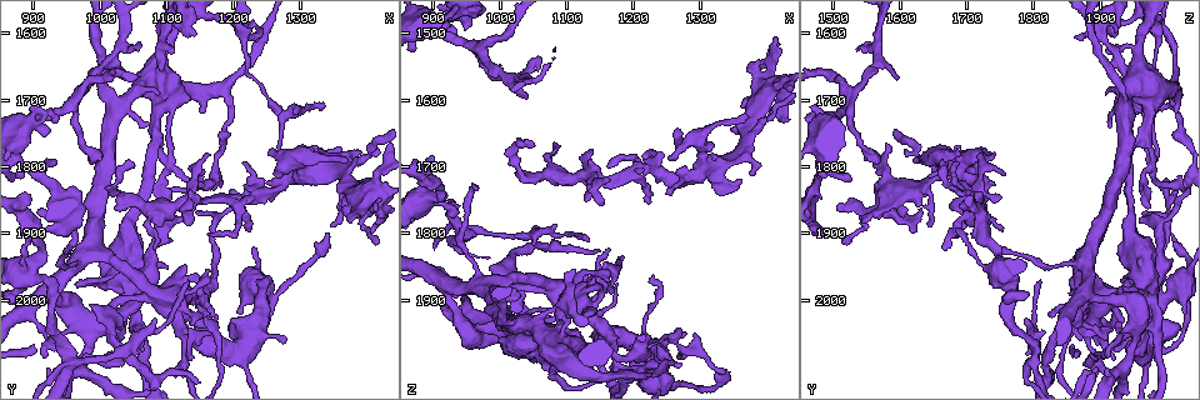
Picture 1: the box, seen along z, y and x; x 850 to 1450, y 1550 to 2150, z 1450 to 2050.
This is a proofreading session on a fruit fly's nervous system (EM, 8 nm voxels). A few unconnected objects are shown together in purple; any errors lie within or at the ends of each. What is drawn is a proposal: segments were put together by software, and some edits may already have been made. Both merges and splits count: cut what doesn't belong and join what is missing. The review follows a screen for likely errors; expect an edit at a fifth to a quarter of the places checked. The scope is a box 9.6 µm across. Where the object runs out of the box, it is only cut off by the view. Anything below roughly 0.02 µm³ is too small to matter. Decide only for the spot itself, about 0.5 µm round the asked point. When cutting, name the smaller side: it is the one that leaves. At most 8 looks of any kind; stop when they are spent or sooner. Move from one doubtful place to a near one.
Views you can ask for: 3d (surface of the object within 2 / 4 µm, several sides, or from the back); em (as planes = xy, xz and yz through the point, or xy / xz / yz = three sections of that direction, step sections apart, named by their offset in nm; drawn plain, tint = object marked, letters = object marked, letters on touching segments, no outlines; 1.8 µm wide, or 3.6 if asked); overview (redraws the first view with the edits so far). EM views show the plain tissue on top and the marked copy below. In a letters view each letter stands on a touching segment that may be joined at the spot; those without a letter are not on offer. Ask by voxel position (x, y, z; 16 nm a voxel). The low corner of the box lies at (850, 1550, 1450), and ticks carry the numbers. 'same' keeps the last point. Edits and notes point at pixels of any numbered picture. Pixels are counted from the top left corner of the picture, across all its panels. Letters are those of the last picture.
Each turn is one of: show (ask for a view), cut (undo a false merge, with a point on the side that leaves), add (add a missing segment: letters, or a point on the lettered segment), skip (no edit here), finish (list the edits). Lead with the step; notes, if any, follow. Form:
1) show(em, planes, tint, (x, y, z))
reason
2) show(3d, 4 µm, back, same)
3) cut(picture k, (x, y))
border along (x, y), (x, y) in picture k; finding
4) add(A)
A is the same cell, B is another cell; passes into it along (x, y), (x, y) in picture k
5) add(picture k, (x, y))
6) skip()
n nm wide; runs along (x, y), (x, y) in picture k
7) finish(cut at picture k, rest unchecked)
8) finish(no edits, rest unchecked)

show(3d, 2 µm, (1320, 1780, 1665))
branch stops here

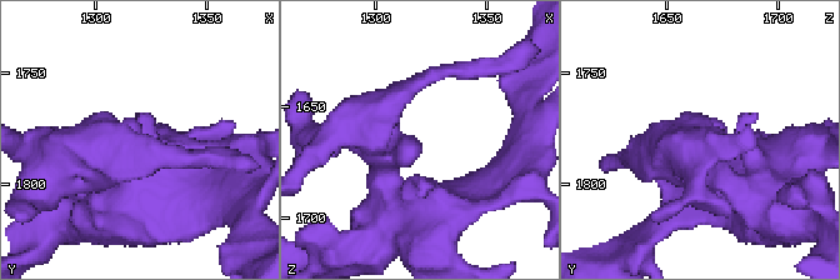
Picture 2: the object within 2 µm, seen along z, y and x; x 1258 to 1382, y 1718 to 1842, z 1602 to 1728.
show(em, xy, step 8, letters, same)
need the tissue

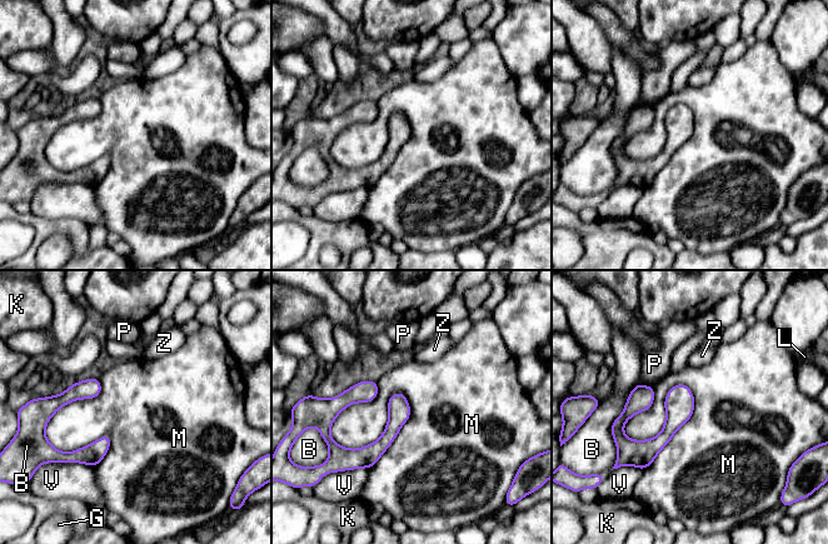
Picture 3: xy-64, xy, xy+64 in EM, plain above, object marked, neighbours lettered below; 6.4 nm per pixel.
show(em, planes, letters, same)

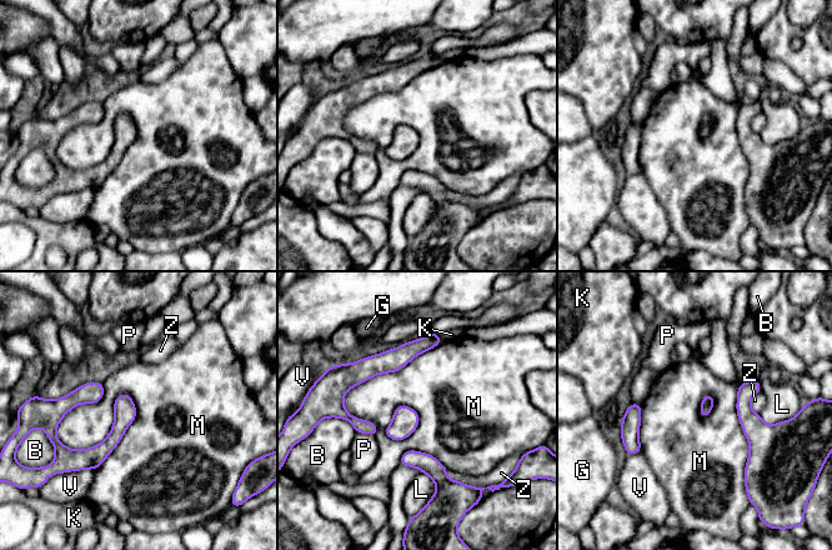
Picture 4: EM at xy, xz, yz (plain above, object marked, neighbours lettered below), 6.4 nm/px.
skip()
B, G, K, L, M, P, V and Z are other cells; border along (104, 384), (94, 470) in picture 4; no lettered segment goes on from it

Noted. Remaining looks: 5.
show(em, 3.6 µm, yz, step 8, tint, (1215, 1790, 1685))
free end

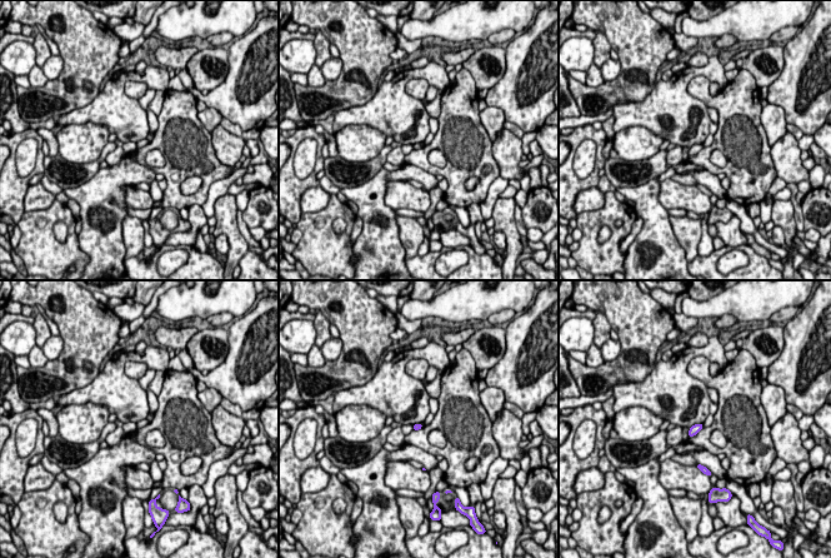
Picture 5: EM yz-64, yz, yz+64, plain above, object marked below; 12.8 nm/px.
show(em, 3.6 µm, planes, letters, same)

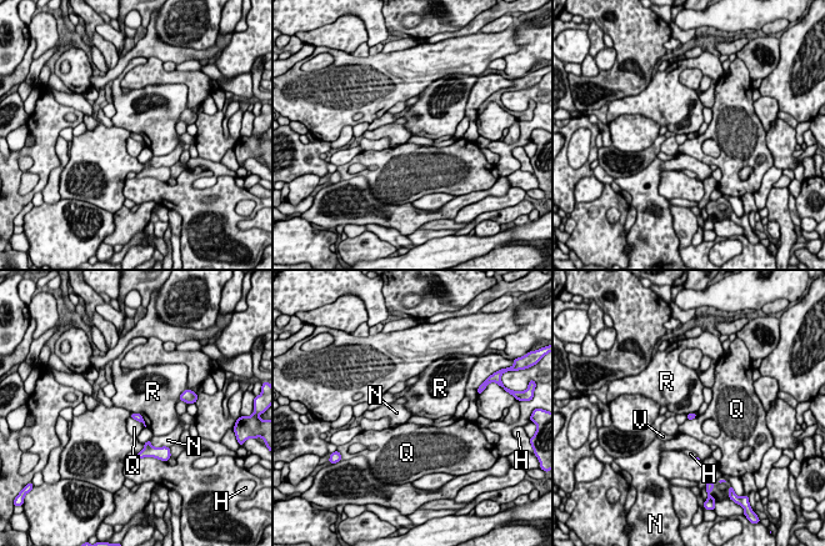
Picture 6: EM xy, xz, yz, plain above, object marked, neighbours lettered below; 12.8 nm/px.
skip()
H, N, Q, R and V are other cells; border along (131, 412), (138, 412), (146, 426) in picture 6; no lettered segment goes on from it

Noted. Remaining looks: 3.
show(3d, 2 µm, (960, 2090, 1800))
a narrow waist

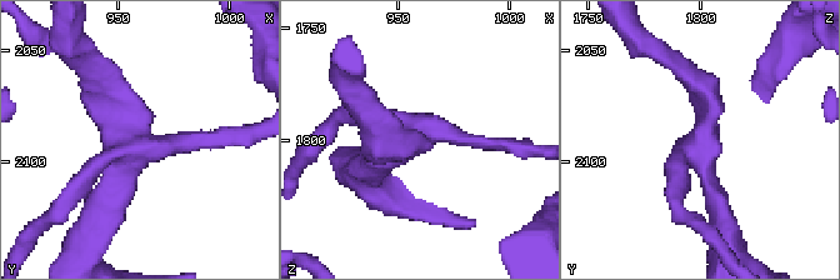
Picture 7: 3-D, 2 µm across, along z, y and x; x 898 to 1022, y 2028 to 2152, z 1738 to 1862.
show(em, xz, step 16, letters, (956, 2091, 1800))
4 arms; shape alone is not enough

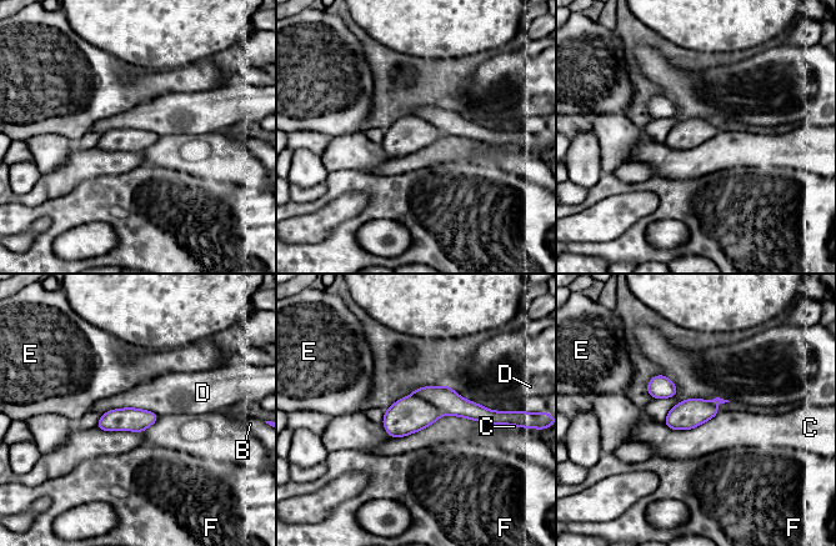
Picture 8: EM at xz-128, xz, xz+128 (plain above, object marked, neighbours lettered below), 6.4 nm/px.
cut(picture 8, (410, 414))
150 nm wide; D touches over 380 nm; B, C, D, E and F are other cells; a second neuron is stuck on

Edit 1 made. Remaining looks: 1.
finish(cut at picture 8, rest unchecked)

